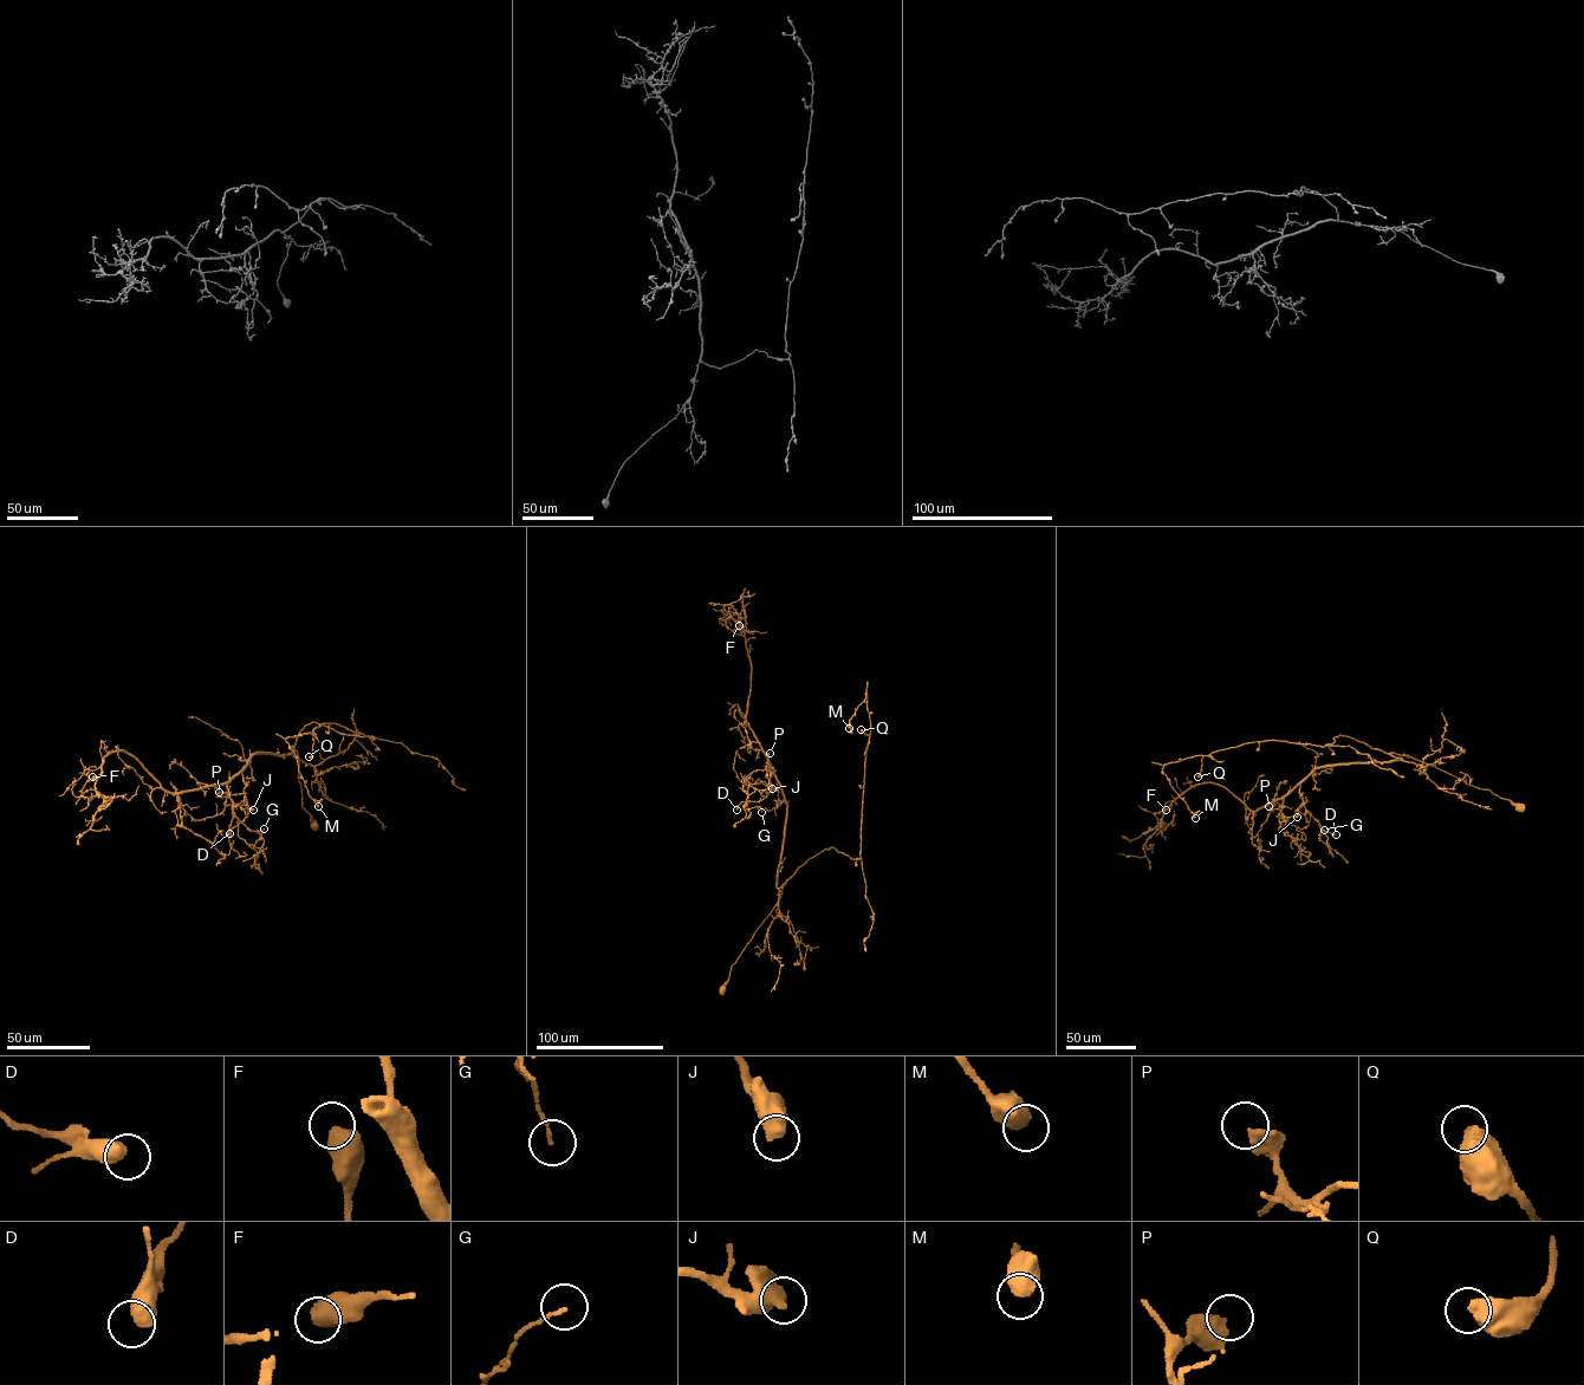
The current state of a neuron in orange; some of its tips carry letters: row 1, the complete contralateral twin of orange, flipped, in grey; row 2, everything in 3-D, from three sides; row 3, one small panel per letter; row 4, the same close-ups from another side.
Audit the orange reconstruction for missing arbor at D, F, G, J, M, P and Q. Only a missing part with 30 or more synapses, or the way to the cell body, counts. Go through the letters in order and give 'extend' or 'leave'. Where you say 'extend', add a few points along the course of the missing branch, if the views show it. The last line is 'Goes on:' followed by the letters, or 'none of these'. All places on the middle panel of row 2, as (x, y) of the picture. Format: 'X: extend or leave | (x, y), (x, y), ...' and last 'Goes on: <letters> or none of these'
D: leave
F: leave
G: leave
J: leave
M: leave
P: leave
Q: leave
Goes on: none of these

